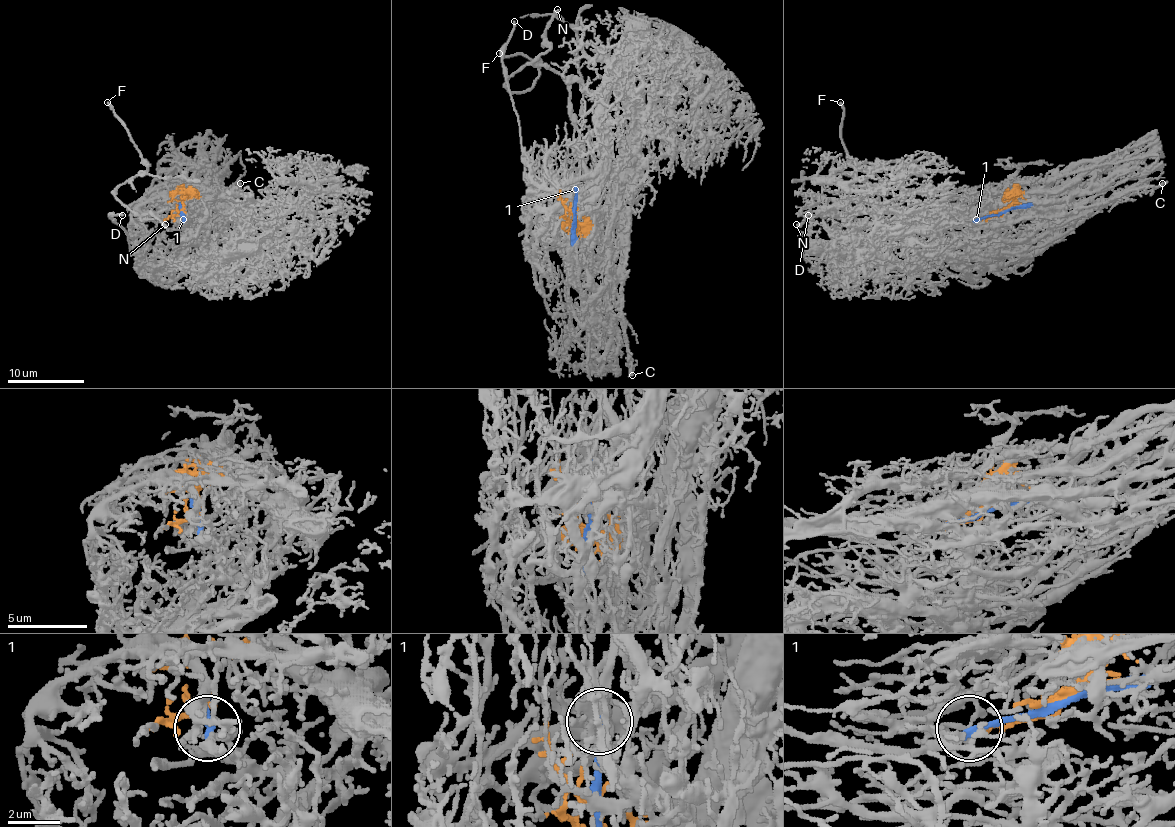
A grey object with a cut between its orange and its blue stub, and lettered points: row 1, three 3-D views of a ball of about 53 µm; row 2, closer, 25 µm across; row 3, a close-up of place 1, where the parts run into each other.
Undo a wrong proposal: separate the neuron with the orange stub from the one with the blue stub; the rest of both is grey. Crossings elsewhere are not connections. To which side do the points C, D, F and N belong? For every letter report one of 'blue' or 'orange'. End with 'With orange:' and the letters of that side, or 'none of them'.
C: orange
D: orange
F: blue
N: blue
With orange: C, D

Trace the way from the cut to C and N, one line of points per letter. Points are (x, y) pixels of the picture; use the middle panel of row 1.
C: (573, 215), (575, 232), (588, 253), (611, 263), (609, 290), (621, 301), (632, 376)
N: (573, 215), (579, 148), (569, 83), (533, 62), (548, 49), (544, 28), (558, 9)

